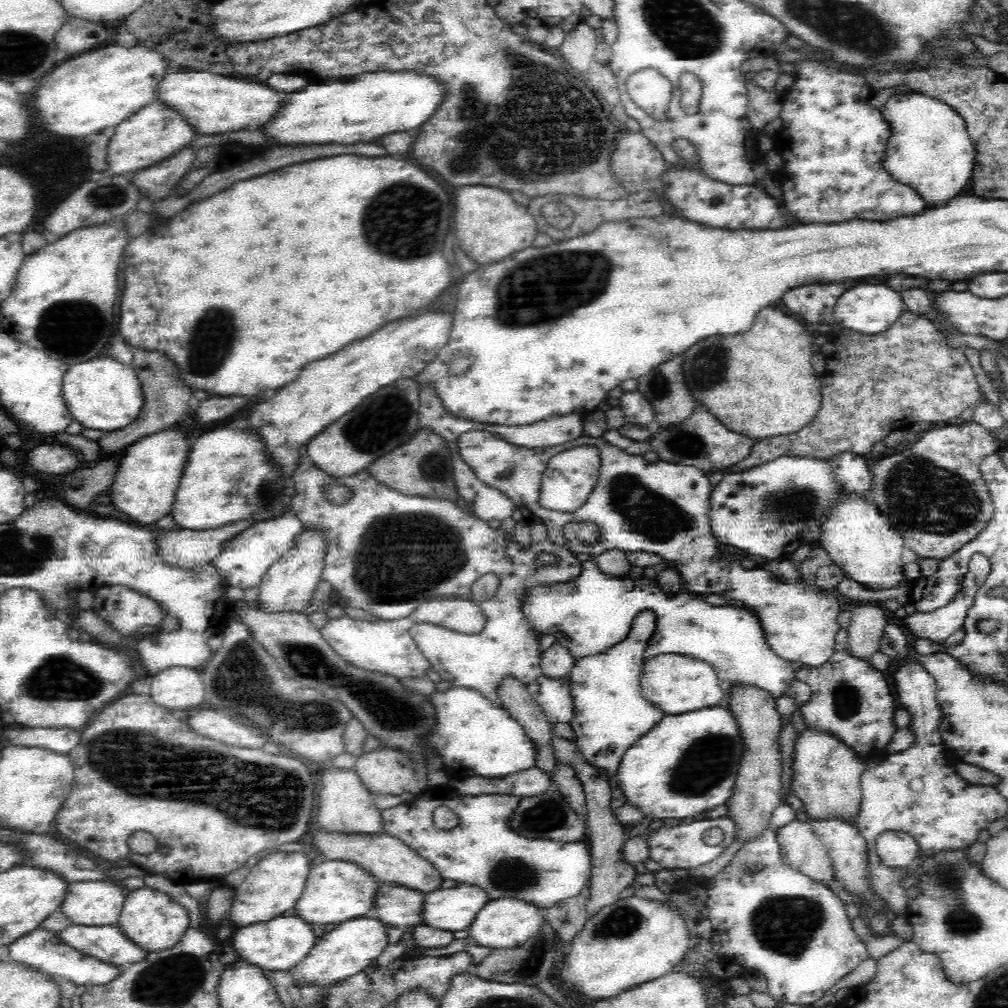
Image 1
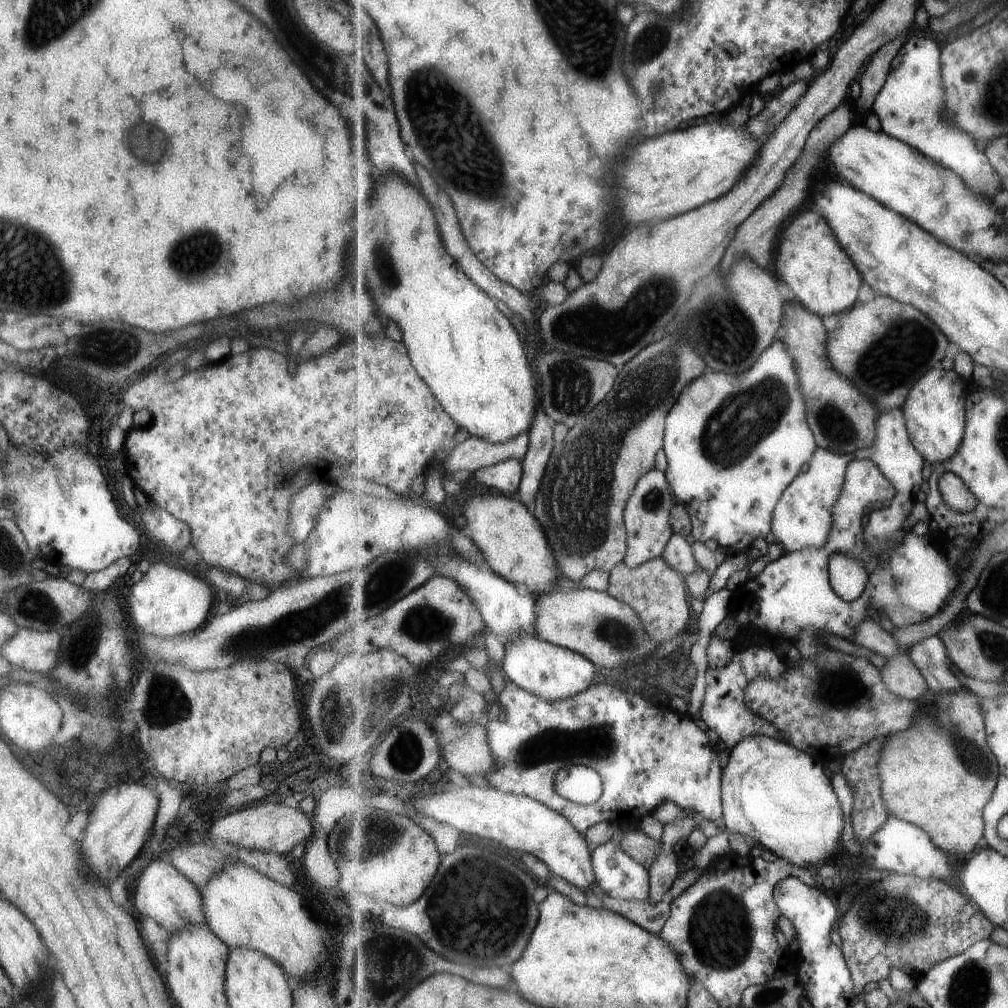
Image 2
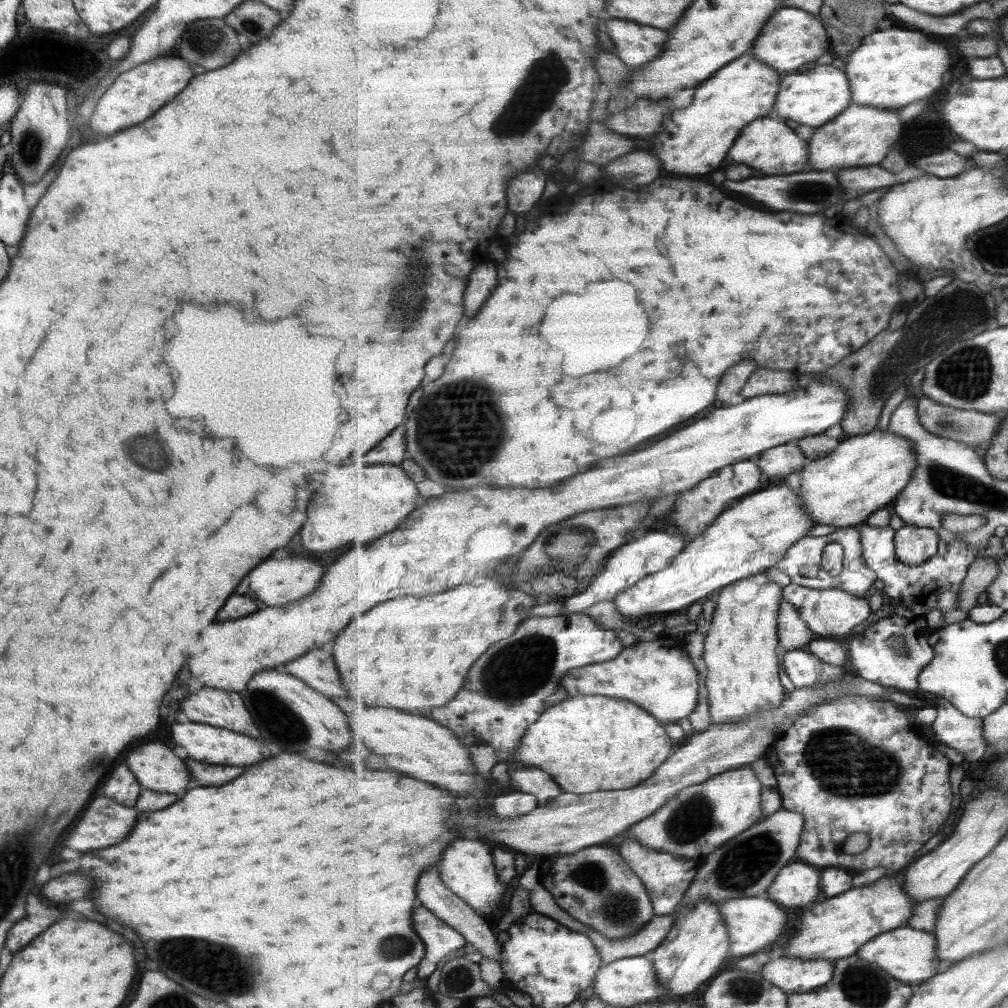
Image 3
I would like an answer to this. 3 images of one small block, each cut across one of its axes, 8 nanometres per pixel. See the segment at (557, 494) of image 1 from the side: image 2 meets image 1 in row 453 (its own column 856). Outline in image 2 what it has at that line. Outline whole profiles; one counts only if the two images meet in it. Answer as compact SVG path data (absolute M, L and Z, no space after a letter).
M835 552L829 560L830 583L846 601L857 600L867 590L867 572L859 558Z

